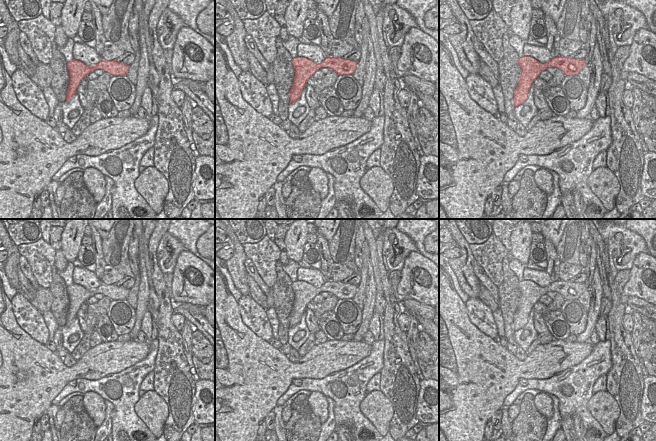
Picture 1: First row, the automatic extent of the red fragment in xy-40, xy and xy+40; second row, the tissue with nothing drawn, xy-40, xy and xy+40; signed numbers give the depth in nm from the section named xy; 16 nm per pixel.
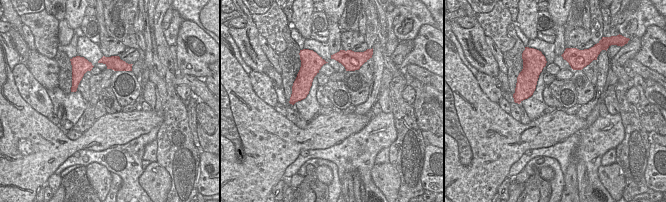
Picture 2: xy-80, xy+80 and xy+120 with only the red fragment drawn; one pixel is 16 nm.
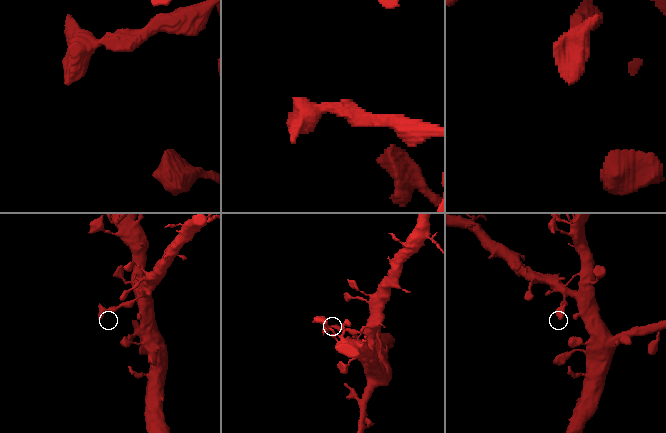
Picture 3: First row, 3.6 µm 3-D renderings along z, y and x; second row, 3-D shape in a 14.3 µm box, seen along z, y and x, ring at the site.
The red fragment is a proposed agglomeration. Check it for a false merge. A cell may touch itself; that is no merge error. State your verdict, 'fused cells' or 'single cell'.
single cell

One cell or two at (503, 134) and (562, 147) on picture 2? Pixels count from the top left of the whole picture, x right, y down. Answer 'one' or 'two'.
two

